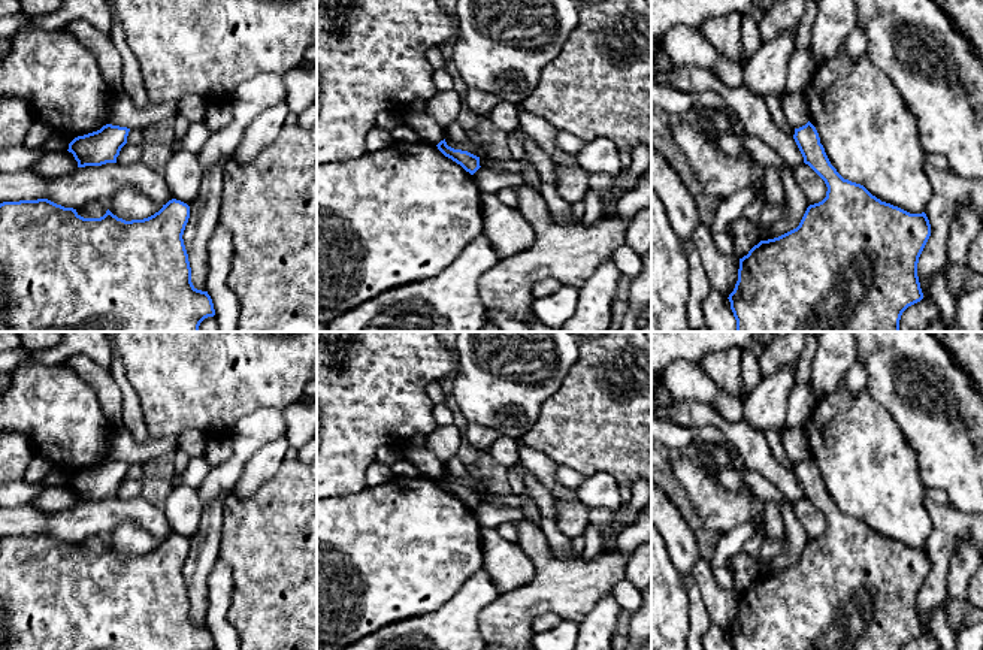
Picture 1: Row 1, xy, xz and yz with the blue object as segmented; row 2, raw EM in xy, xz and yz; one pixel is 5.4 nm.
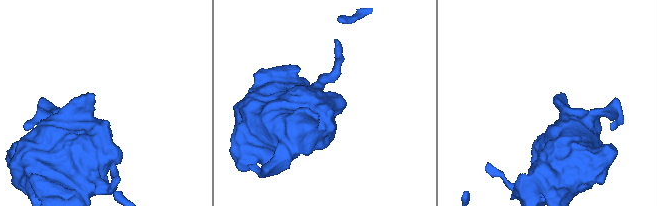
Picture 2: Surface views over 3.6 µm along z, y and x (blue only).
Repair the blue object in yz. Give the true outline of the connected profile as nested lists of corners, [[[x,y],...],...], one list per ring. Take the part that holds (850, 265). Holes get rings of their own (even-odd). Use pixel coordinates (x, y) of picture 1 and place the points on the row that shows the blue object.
[[[810,121],[795,129],[793,139],[804,163],[825,181],[826,197],[807,208],[796,229],[760,241],[739,259],[738,281],[728,297],[737,332],[899,332],[902,312],[923,299],[917,263],[931,236],[926,214],[910,214],[881,202],[863,185],[844,179],[831,164]]]

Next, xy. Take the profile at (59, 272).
[[[48,199],[0,203],[0,332],[199,332],[200,323],[208,317],[214,317],[215,309],[208,291],[197,290],[191,282],[191,267],[190,267],[188,254],[184,245],[184,239],[182,239],[188,218],[190,218],[190,206],[176,199],[169,200],[154,215],[143,220],[131,220],[131,221],[118,218],[109,209],[100,218],[84,218],[76,212],[76,209],[64,208]]]

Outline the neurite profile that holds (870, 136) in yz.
[[[844,48],[816,67],[804,88],[810,123],[837,172],[863,185],[881,202],[910,214],[922,214],[932,196],[926,175],[928,152],[922,148],[914,115],[898,88],[862,55],[853,60]]]

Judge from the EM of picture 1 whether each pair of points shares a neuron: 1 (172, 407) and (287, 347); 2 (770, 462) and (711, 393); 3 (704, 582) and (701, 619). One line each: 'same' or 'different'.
1: same
2: different
3: different

